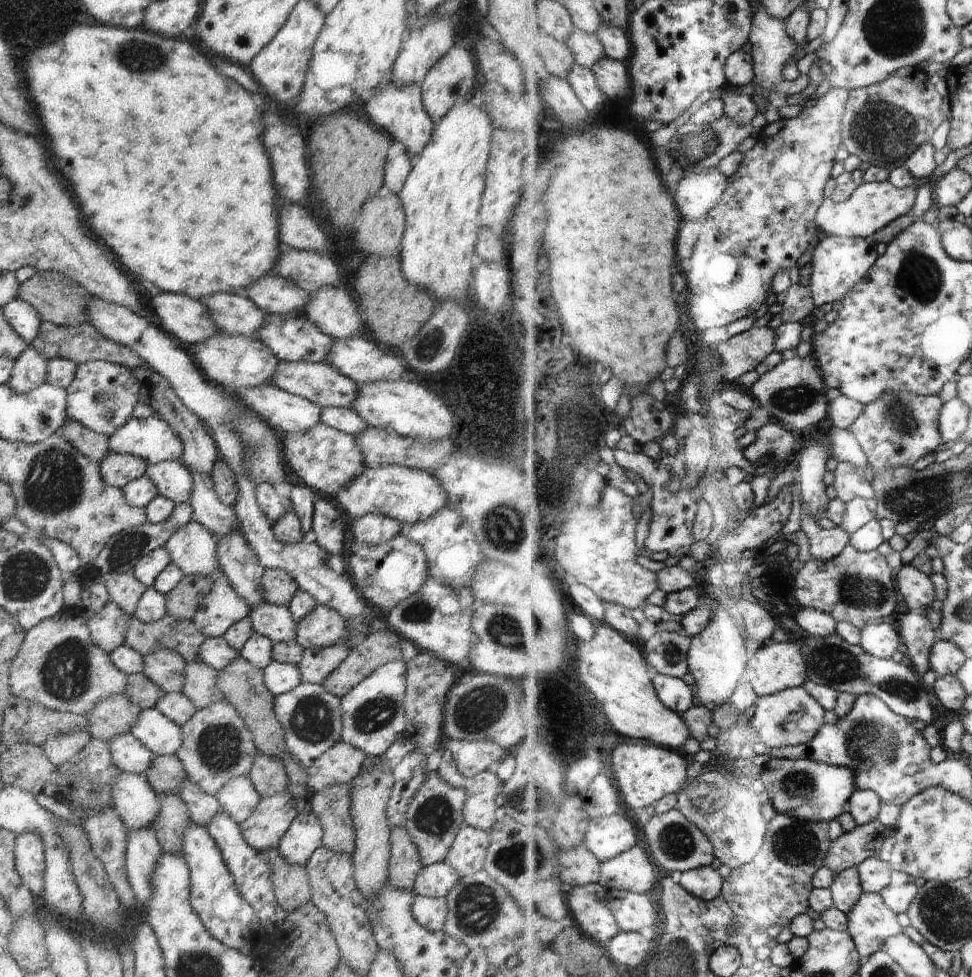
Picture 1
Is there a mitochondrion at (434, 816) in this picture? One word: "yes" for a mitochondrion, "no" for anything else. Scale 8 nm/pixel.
yes

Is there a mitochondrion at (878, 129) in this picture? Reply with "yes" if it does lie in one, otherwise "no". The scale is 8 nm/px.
yes

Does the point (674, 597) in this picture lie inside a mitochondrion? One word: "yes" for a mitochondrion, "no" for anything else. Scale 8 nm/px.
no

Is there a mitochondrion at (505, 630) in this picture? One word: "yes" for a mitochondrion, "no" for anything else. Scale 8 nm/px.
yes

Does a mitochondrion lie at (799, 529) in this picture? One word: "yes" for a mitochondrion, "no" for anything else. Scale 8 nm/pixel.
no

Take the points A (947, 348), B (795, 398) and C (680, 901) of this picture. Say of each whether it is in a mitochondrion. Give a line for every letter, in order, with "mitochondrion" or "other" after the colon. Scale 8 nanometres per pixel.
A: other
B: mitochondrion
C: other

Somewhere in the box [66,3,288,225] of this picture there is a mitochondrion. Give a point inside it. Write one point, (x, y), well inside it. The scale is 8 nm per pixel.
(136, 56)

